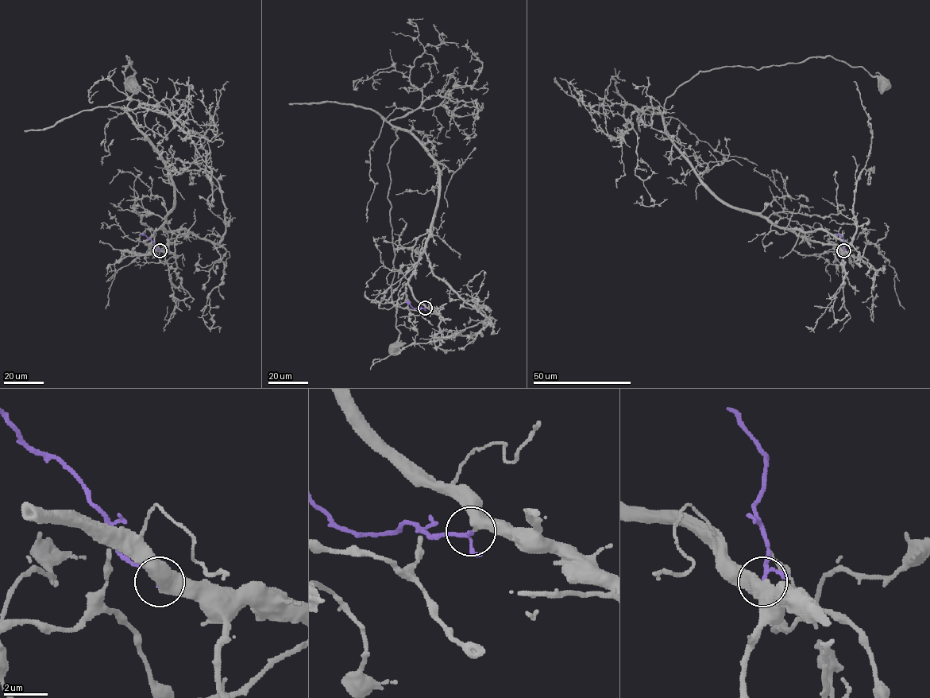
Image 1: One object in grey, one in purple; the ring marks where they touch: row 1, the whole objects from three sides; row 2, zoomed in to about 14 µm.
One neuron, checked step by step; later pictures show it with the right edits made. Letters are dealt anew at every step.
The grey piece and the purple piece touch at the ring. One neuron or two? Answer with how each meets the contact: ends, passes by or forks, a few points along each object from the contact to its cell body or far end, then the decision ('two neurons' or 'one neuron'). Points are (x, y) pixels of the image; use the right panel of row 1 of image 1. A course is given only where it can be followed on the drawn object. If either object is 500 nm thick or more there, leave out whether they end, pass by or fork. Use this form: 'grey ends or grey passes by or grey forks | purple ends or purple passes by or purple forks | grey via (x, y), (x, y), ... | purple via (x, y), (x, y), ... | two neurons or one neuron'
grey passes by | purple passes by | grey via (843, 250), (726, 204), (667, 133), (664, 103), (700, 71), (761, 69), (828, 56), (862, 67), (885, 85) | purple via (843, 250), (843, 238), (836, 234) | one neuron

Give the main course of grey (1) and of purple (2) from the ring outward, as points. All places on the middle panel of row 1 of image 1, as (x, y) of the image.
1: (425, 308), (408, 278), (432, 224), (438, 168), (407, 131), (394, 127), (387, 164), (399, 332), (394, 349)
2: (424, 308), (414, 308), (406, 301)

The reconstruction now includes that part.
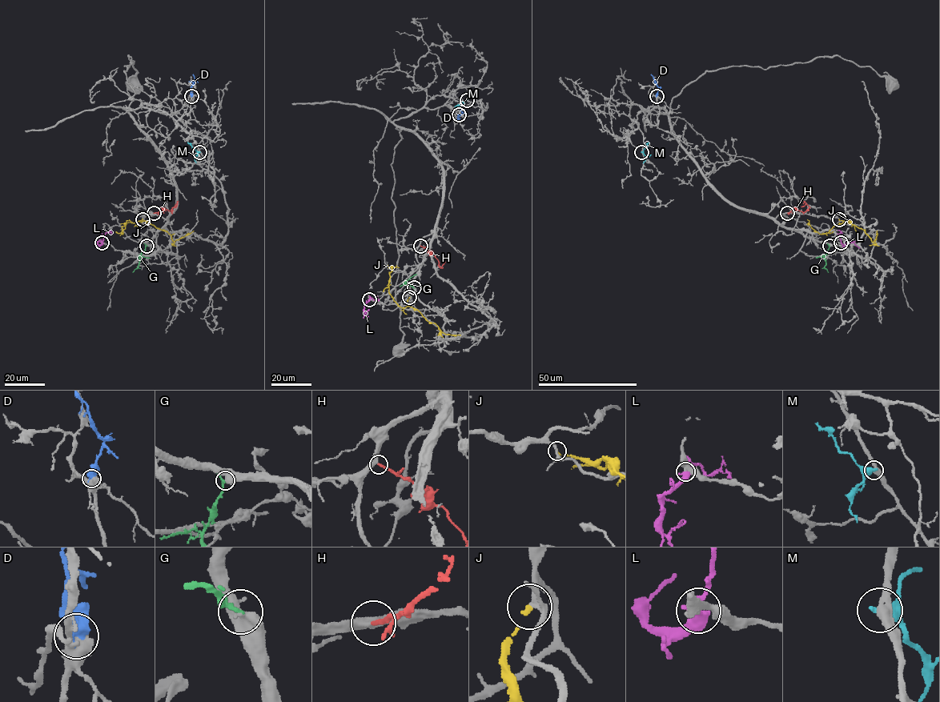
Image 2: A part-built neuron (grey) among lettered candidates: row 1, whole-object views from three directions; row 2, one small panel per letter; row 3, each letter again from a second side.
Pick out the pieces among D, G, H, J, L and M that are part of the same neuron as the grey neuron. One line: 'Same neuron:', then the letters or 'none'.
Same neuron: H

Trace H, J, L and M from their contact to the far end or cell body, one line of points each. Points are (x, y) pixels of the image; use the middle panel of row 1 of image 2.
H: (420, 246), (433, 254), (439, 267), (443, 263), (443, 259)
J: (409, 297), (408, 305), (417, 309), (440, 330), (446, 334), (460, 335)
L: (369, 299), (364, 305), (363, 318)
M: (467, 100), (454, 107)

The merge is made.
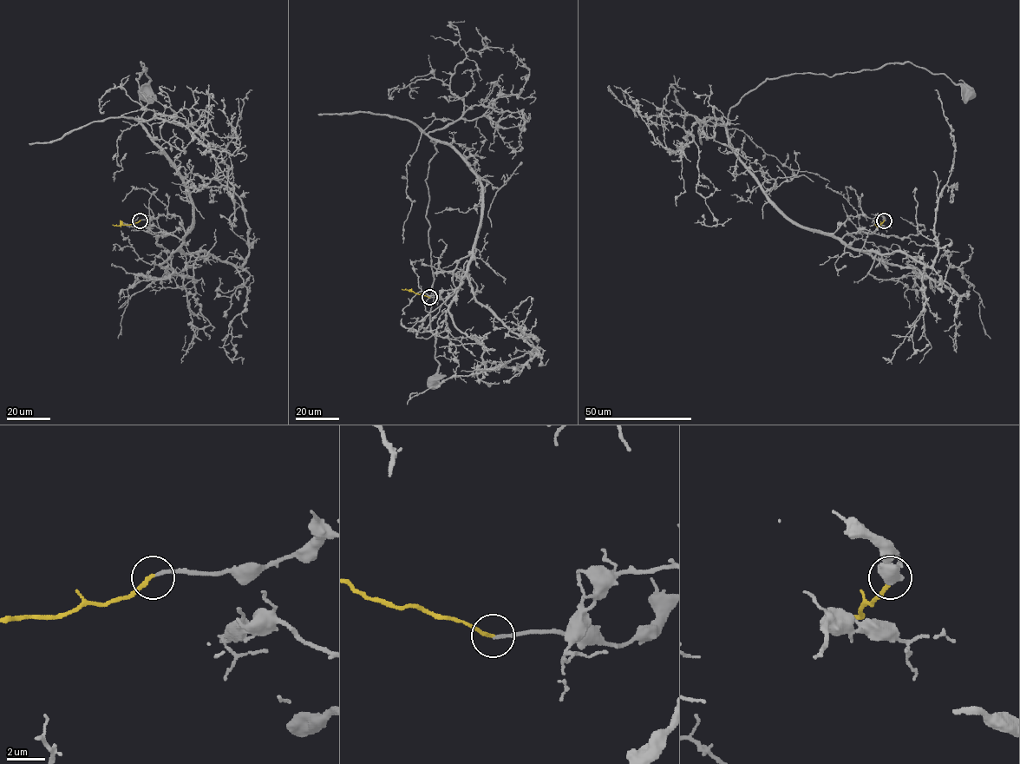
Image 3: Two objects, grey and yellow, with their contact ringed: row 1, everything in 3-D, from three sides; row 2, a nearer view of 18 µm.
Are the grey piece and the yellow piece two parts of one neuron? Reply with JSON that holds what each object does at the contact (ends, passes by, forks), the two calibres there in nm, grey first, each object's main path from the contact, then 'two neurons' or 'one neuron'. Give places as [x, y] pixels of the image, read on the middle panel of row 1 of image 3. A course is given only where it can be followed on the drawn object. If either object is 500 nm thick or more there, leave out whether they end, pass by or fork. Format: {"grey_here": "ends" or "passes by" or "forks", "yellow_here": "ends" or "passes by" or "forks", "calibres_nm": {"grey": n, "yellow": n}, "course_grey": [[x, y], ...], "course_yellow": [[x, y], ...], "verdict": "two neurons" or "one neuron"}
{"grey_here": "ends", "yellow_here": "ends", "calibres_nm": {"grey": 160, "yellow": 200}, "course_grey": [[429, 298], [445, 299], [460, 284], [481, 200], [470, 167], [433, 140], [425, 181], [439, 364], [433, 382]], "course_yellow": [[429, 298], [402, 289]], "verdict": "one neuron"}

